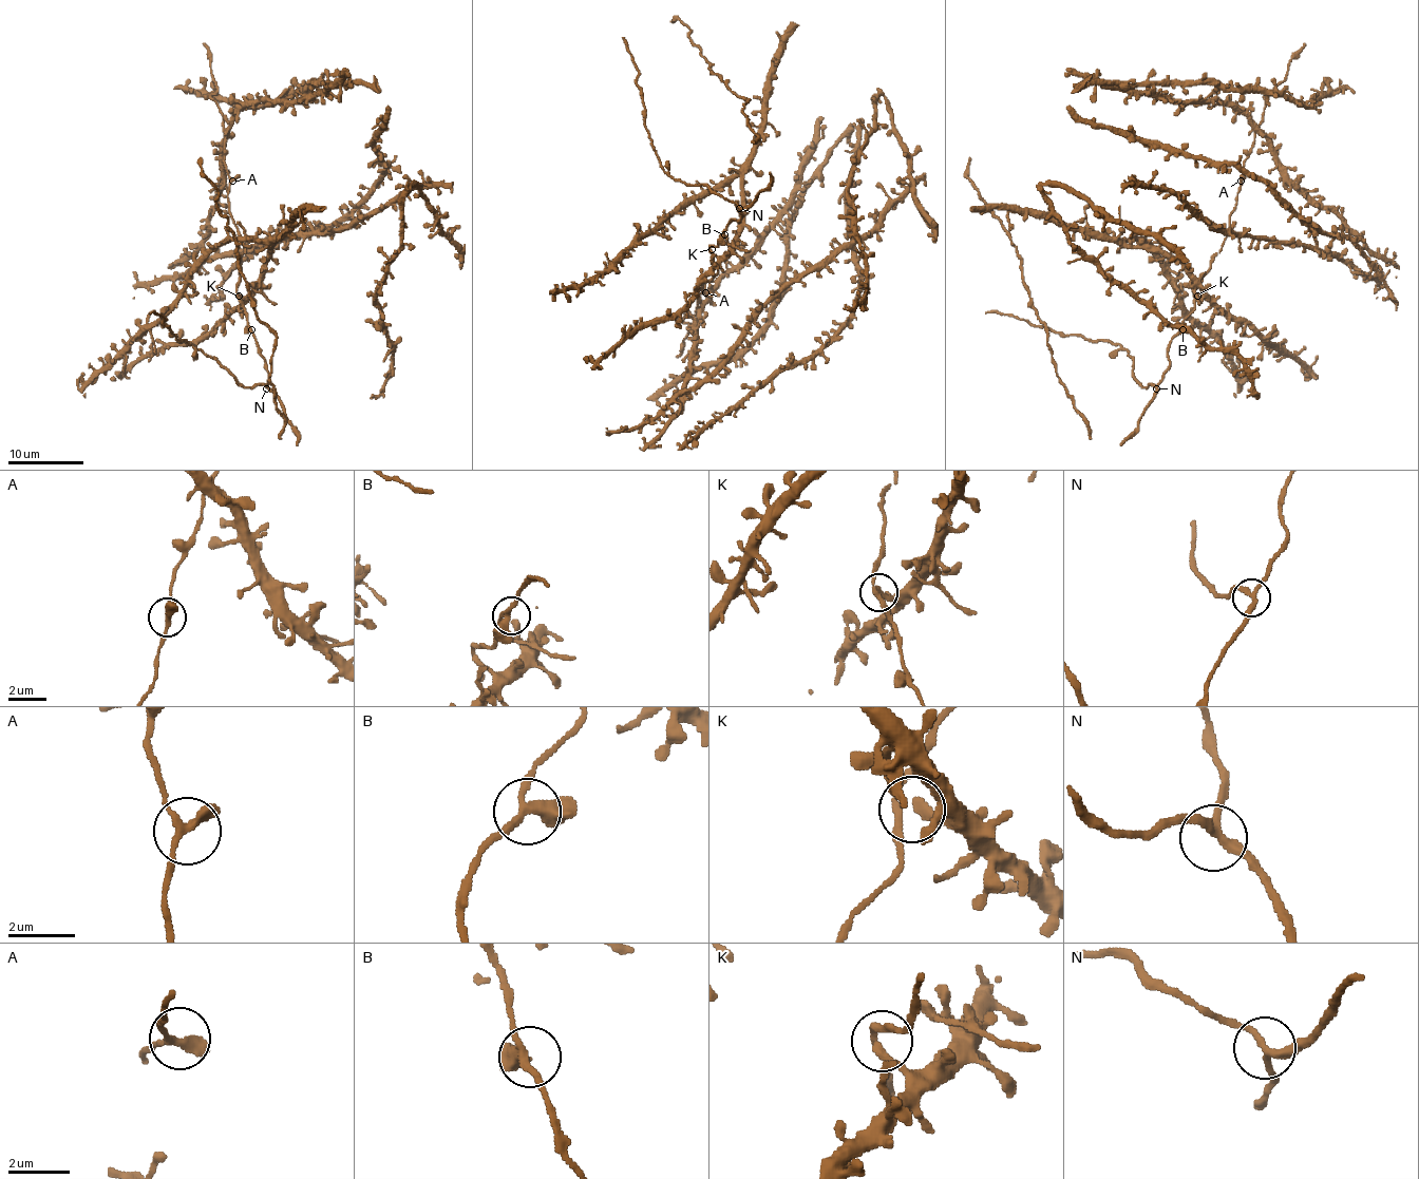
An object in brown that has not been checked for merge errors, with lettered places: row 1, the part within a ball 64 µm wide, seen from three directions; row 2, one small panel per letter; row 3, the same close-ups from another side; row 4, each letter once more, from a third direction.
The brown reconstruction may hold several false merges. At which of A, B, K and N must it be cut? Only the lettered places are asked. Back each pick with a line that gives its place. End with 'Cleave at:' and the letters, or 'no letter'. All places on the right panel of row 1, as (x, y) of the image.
Cleave at: no letter

